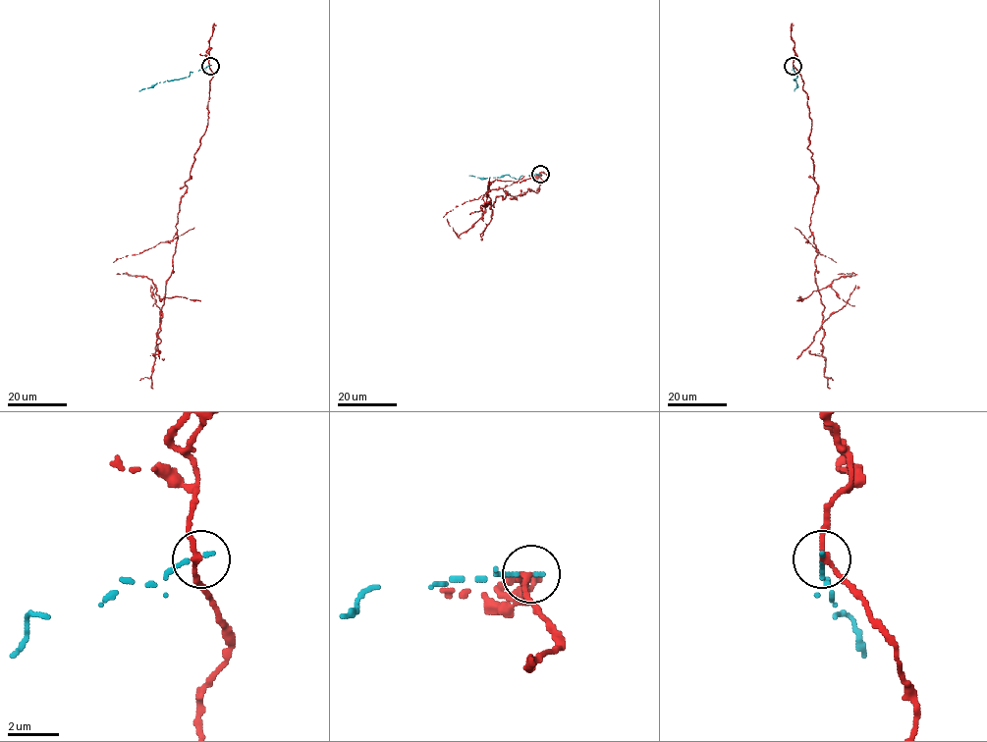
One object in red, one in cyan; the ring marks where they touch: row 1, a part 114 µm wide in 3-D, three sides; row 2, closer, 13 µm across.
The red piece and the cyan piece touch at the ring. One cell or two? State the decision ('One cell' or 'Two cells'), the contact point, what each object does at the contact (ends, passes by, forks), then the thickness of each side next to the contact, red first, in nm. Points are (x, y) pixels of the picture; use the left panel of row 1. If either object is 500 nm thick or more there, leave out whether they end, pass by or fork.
Two cells. Place: (210, 66). At the ring red passes by. At the ring cyan ends. Thickness 200 nm (red) against 170 nm

